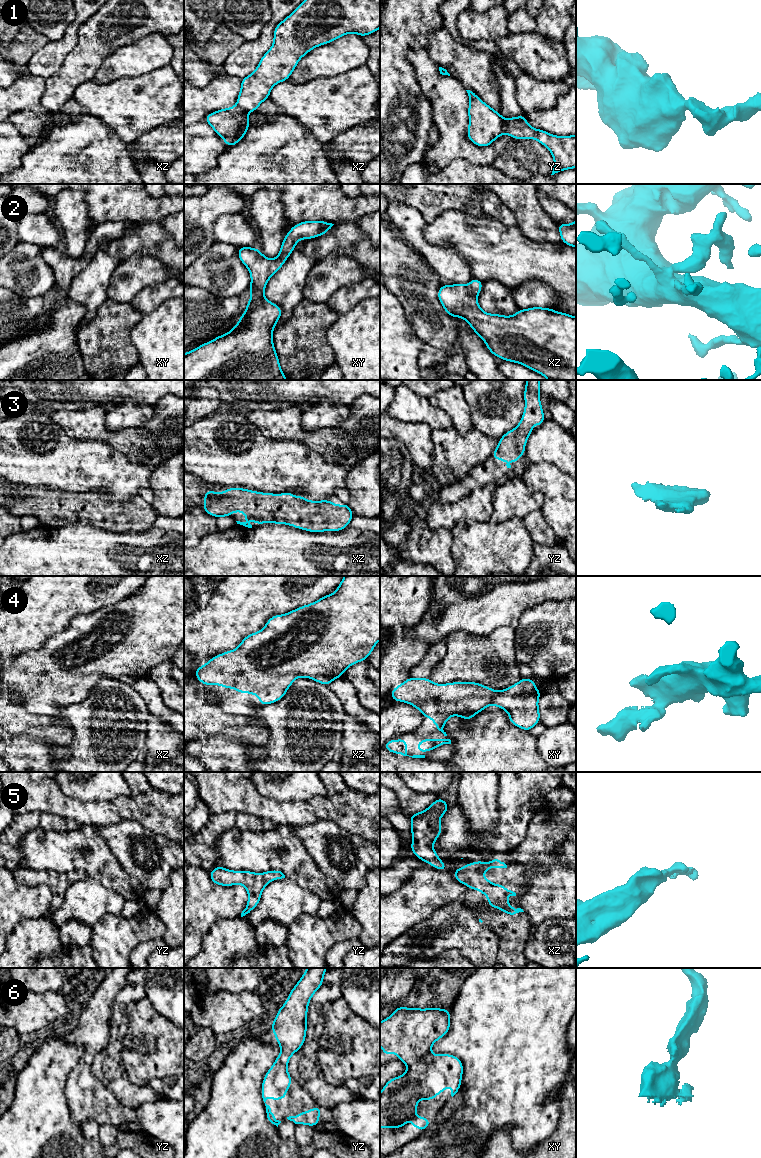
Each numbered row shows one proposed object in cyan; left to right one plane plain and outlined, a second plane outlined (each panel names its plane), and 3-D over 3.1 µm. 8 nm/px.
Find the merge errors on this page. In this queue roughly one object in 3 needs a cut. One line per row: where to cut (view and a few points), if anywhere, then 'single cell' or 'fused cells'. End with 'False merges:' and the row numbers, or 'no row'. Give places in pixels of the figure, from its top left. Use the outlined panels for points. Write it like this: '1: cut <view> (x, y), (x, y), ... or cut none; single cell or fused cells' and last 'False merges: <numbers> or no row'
1: cut yz (504, 119), (502, 132); fused cells
2: cut none; single cell
3: cut none; single cell
4: cut none; single cell
5: cut none; single cell
6: cut none; single cell
False merges: 1

